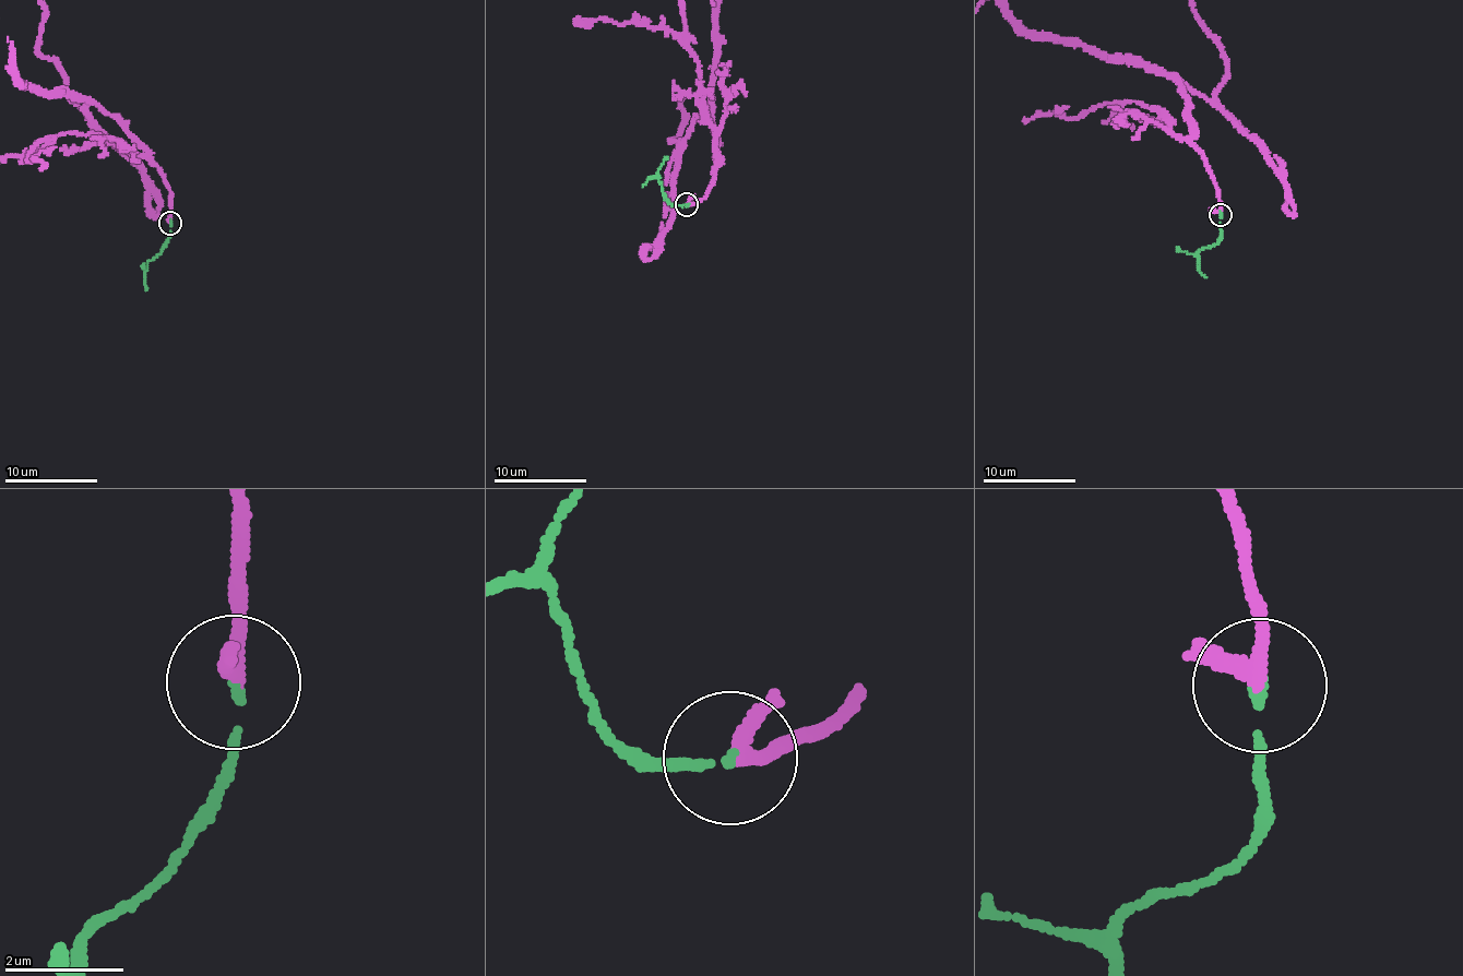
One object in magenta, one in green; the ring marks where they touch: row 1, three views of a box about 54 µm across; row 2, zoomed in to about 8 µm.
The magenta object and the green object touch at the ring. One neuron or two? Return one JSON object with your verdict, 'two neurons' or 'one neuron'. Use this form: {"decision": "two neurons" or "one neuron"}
{"decision": "one neuron"}

